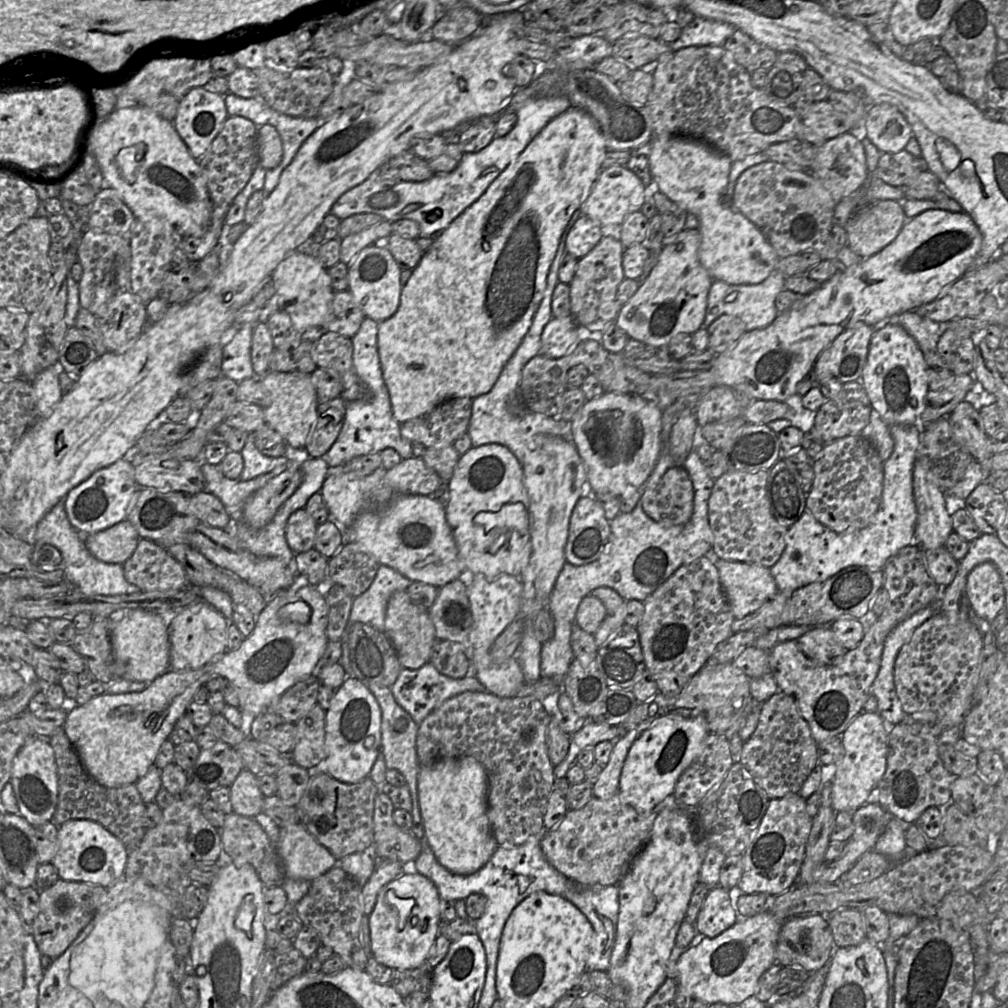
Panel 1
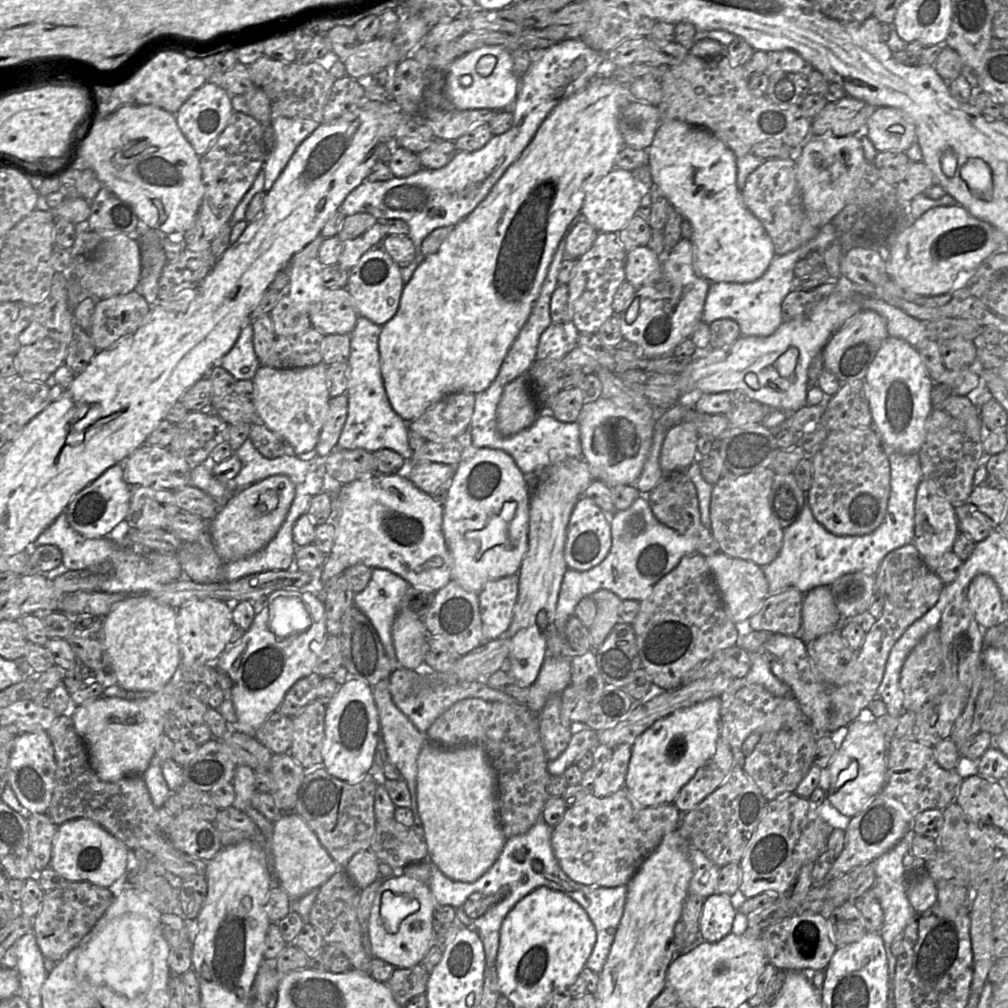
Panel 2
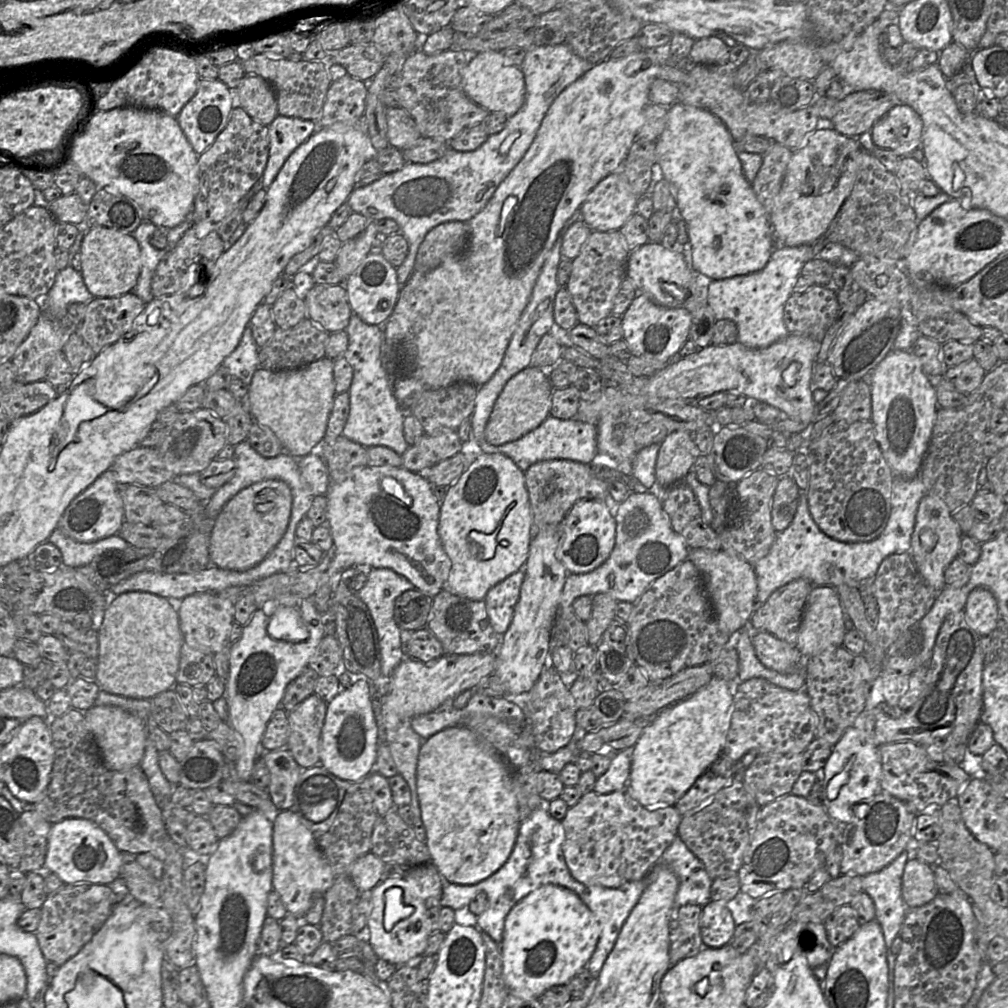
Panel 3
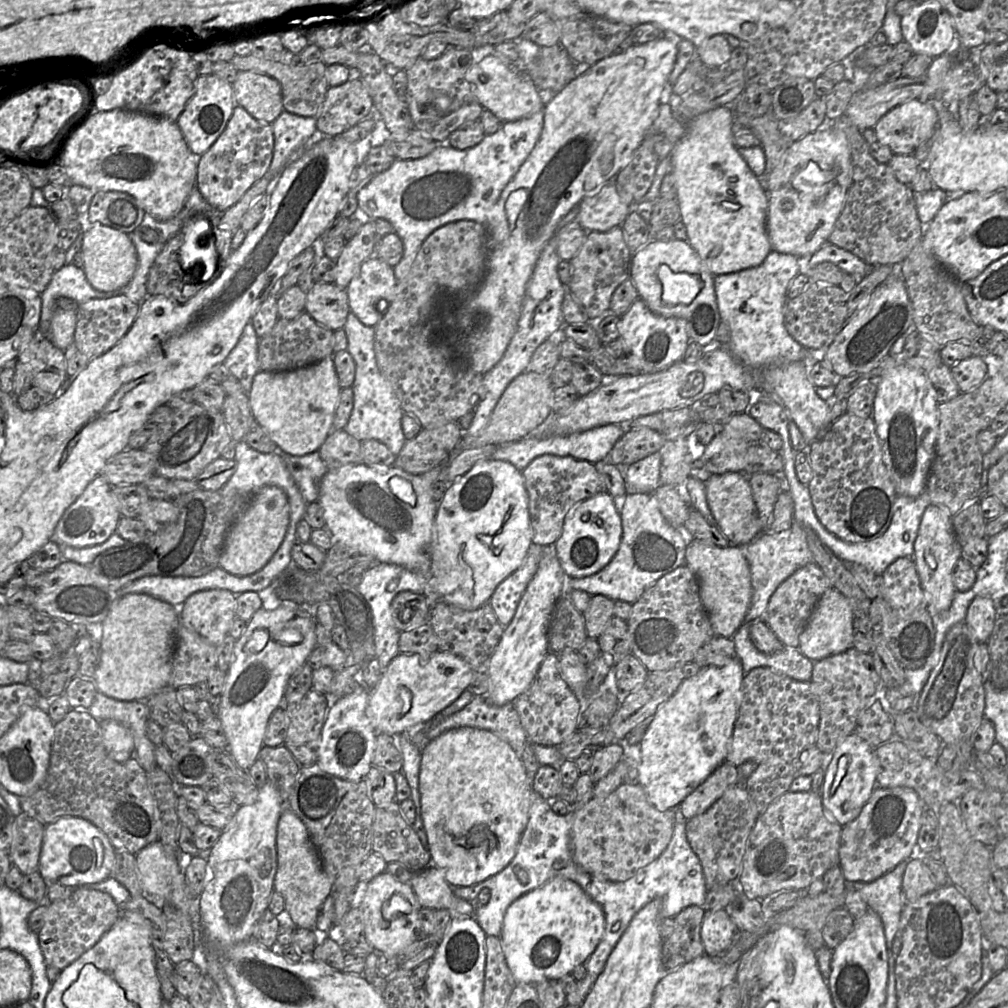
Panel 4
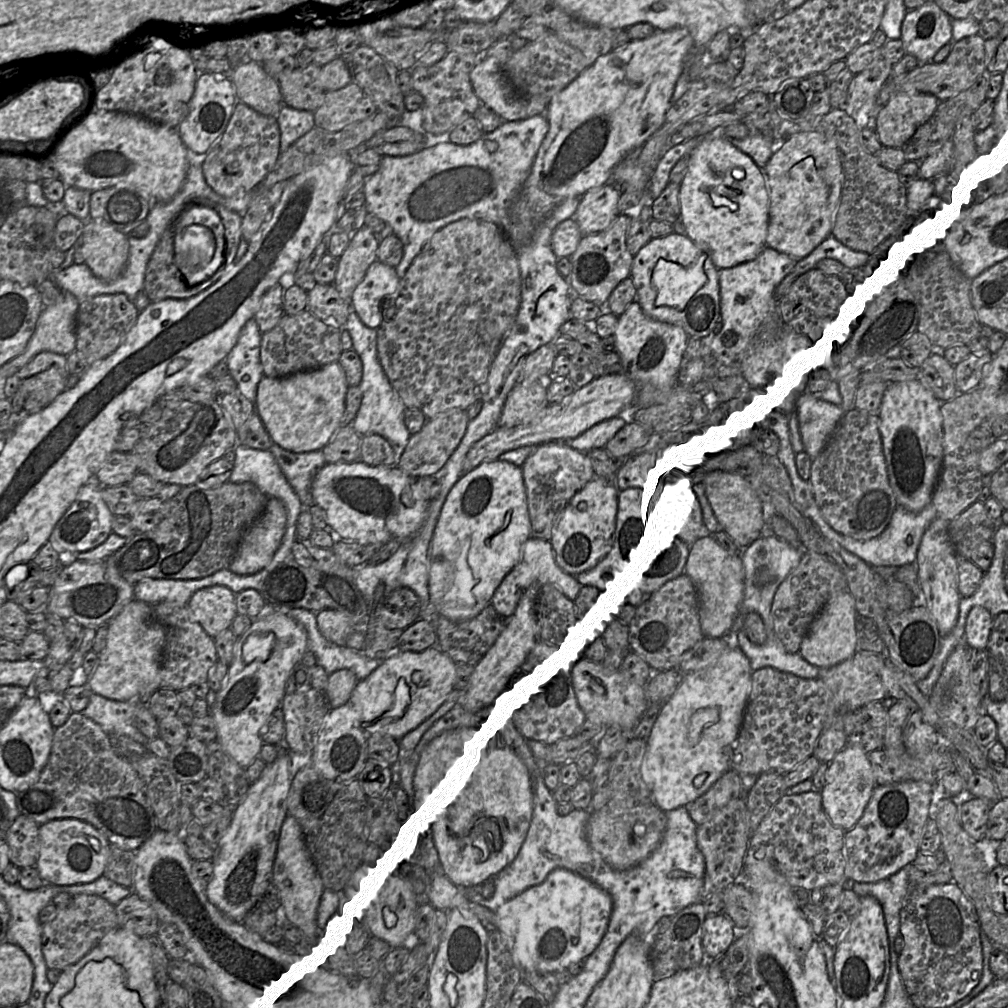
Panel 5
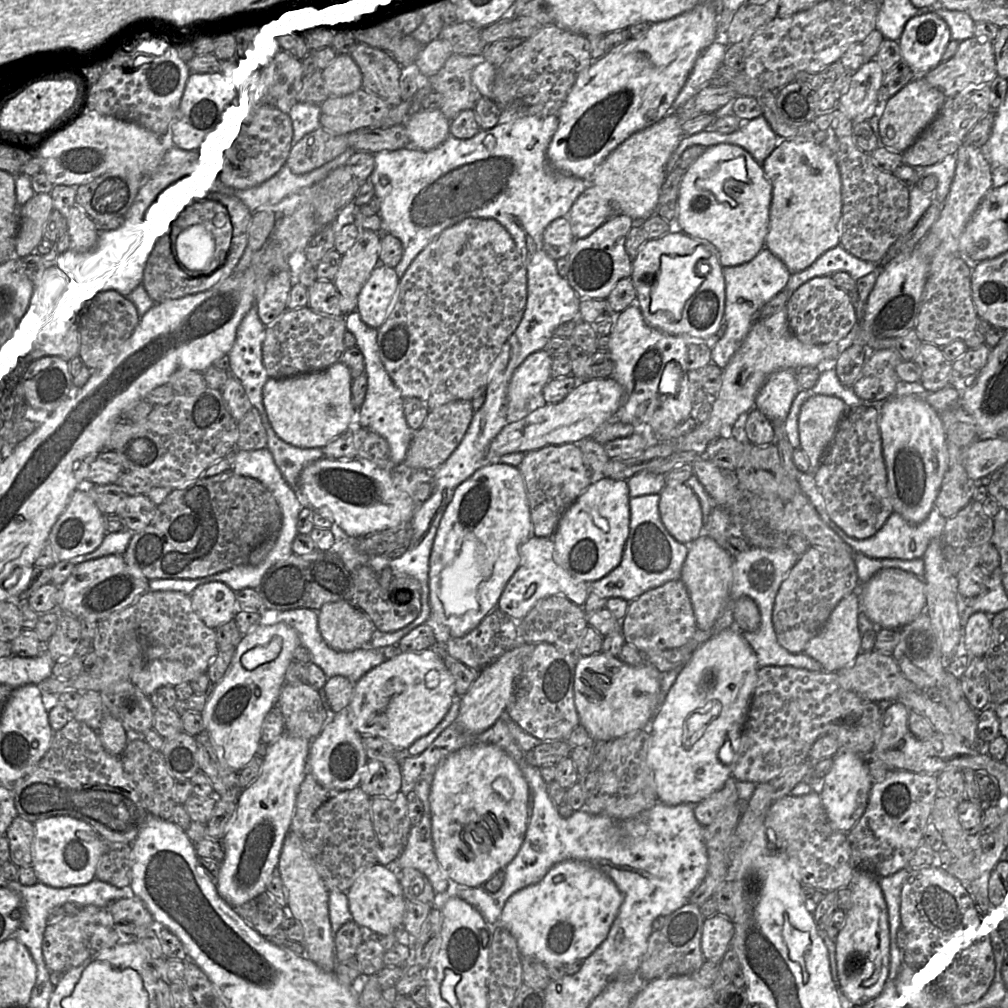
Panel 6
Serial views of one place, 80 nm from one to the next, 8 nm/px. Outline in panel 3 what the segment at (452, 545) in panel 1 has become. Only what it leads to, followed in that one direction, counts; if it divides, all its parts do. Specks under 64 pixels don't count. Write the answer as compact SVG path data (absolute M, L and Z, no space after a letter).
M359 466L355 467L348 475L340 482L332 482L329 486L327 497L327 523L332 538L333 538L333 552L334 561L331 567L331 577L329 580L321 585L316 593L309 599L314 604L317 611L324 615L329 609L329 600L333 596L337 585L339 583L342 572L350 567L357 568L388 568L405 577L414 587L422 593L434 598L443 588L448 579L451 570L451 560L446 554L442 542L438 534L438 525L440 517L440 506L432 494L432 484L417 472L411 472L401 467L370 467Z

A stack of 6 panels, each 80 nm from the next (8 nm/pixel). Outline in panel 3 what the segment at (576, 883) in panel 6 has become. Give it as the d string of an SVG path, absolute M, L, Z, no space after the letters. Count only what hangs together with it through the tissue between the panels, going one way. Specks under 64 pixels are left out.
M545 884L517 902L506 916L501 954L503 979L509 994L539 999L554 985L565 985L586 967L599 940L600 925L573 891Z

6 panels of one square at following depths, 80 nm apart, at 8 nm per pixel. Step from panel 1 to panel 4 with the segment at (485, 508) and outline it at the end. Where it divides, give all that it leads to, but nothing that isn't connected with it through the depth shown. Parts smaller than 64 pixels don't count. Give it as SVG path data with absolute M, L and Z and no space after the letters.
M487 458L476 462L468 472L449 484L448 489L446 490L446 493L437 509L433 529L433 542L430 549L430 559L434 588L440 596L440 600L465 610L475 610L483 604L489 603L496 587L522 565L531 544L532 526L529 513L529 496L525 488L522 471L518 470L510 462L504 460Z

